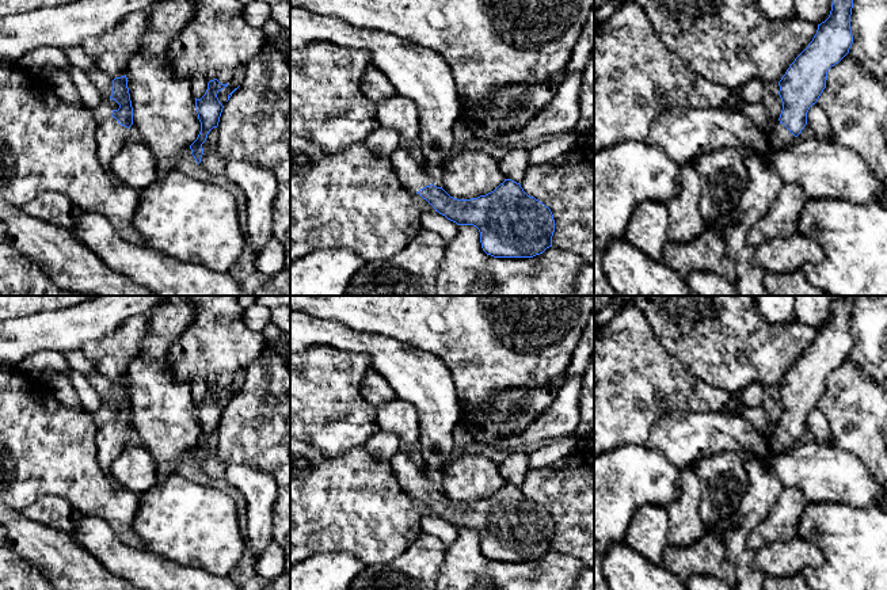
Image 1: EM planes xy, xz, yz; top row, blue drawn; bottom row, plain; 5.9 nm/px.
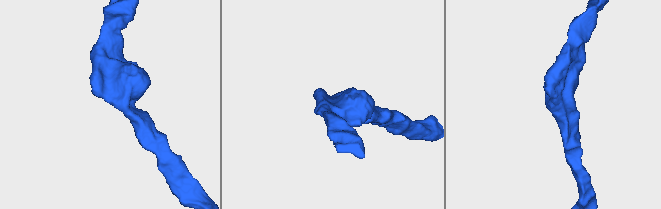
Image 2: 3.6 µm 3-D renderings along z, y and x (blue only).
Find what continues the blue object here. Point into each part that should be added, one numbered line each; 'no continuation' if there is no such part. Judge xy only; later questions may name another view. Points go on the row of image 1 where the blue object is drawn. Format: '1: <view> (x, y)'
1: xy (110, 136)

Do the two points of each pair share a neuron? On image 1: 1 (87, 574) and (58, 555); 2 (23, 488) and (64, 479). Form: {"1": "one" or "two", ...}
{"1": "one", "2": "one"}

